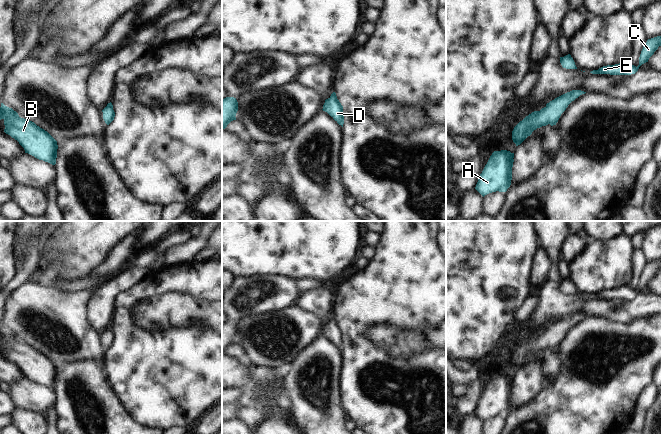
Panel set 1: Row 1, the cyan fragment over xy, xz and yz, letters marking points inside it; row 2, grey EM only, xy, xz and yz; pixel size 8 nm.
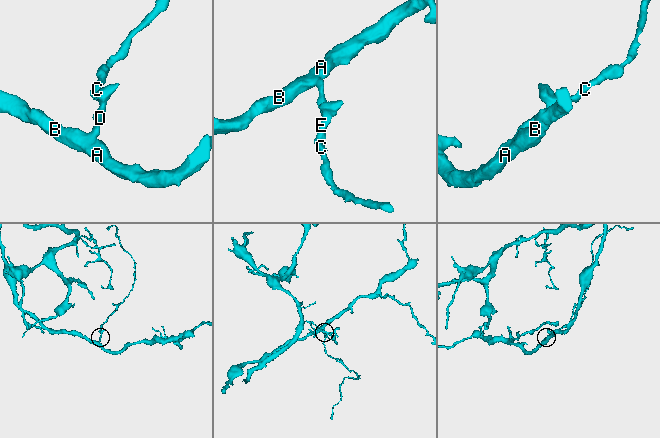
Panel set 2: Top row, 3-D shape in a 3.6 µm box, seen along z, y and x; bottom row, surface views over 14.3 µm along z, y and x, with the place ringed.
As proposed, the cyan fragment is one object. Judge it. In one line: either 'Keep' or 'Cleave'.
Keep

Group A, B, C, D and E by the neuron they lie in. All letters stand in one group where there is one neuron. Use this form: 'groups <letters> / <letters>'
groups A B C D E

